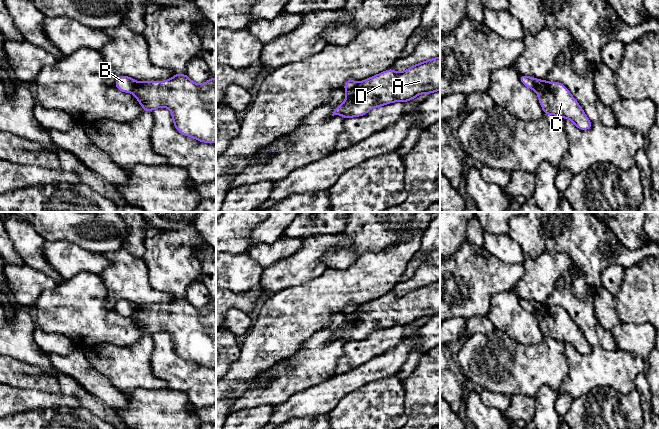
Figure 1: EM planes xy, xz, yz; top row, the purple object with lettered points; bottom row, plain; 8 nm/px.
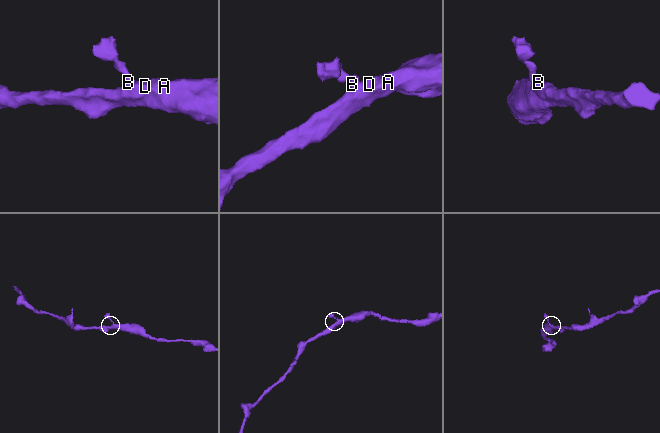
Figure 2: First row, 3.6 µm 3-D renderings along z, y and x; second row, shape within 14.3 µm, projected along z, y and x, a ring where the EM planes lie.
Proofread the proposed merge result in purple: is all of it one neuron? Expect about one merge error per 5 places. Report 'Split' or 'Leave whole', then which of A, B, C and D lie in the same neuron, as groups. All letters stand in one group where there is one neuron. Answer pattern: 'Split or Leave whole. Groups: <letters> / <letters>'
Split. Groups: A C D / B

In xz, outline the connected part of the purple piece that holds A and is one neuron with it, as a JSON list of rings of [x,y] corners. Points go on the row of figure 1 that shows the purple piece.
[[[440,56],[411,66],[405,71],[396,72],[388,69],[382,73],[359,82],[354,88],[346,91],[343,104],[337,106],[332,116],[342,115],[344,119],[365,115],[373,108],[393,102],[407,102],[420,94],[432,94],[440,90]]]

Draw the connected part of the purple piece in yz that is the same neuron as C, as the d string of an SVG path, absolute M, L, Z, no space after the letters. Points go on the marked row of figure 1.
M540 80L536 93L545 115L554 114L559 118L567 118L583 131L592 127L584 110L563 84Z

